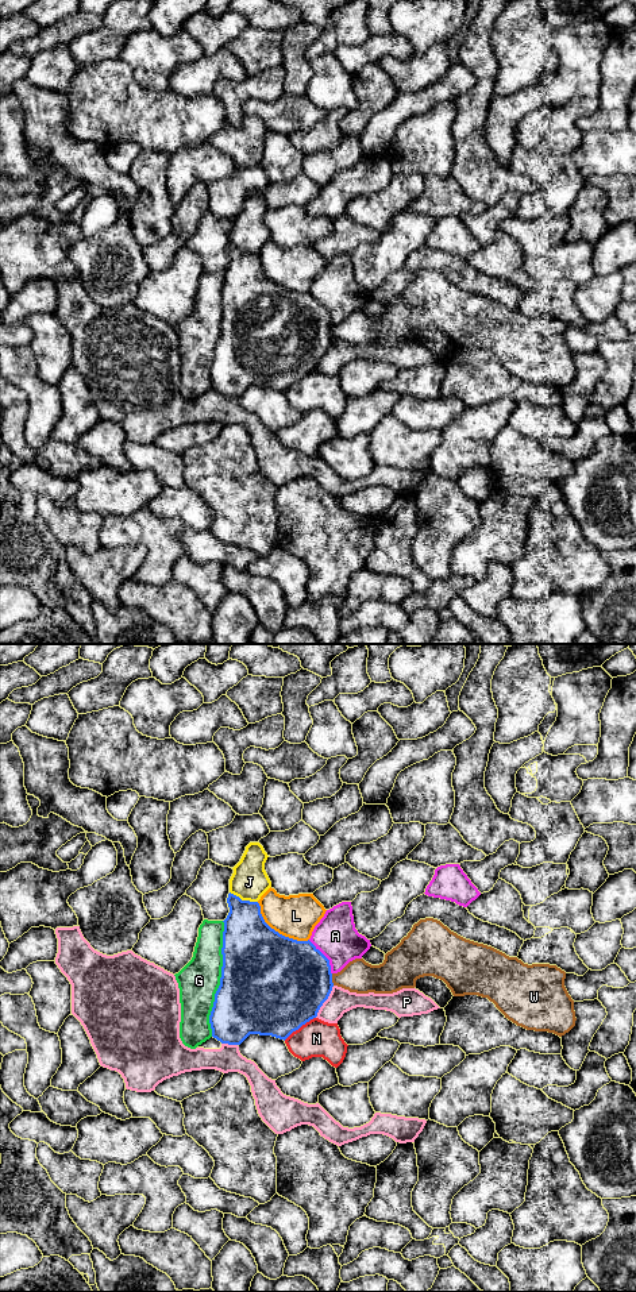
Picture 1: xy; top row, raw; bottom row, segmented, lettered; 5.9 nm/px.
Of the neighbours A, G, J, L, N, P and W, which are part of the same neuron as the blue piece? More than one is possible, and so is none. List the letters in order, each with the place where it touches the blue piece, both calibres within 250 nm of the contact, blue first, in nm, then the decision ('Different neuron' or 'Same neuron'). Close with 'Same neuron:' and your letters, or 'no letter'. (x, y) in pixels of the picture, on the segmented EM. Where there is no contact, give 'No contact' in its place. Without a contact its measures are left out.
A: Touches blue at xy (326, 957). Thickness 480 nm (blue) against 260 nm. Different neuron
G: Touches blue at xy (220, 979). Thickness 500 nm (blue) against 240 nm. Different neuron
J: Touches blue at xy (243, 901). Thickness 300 nm (blue) against 220 nm. Different neuron
L: Touches blue at xy (277, 932). Thickness 480 nm (blue) against 260 nm. Different neuron
N: Touches blue at xy (299, 1028). Thickness 500 nm (blue) against 220 nm. Different neuron
P: Touches blue at xy (324, 1001). Thickness 500 nm (blue) against 150 nm. Different neuron
W: Touches blue at xy (331, 979). Thickness 480 nm (blue) against 190 nm. Different neuron
Same neuron: no letter

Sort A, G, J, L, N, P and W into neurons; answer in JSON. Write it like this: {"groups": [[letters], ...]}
{"groups": [["A"], ["G"], ["J"], ["L"], ["N"], ["P"], ["W"]]}

